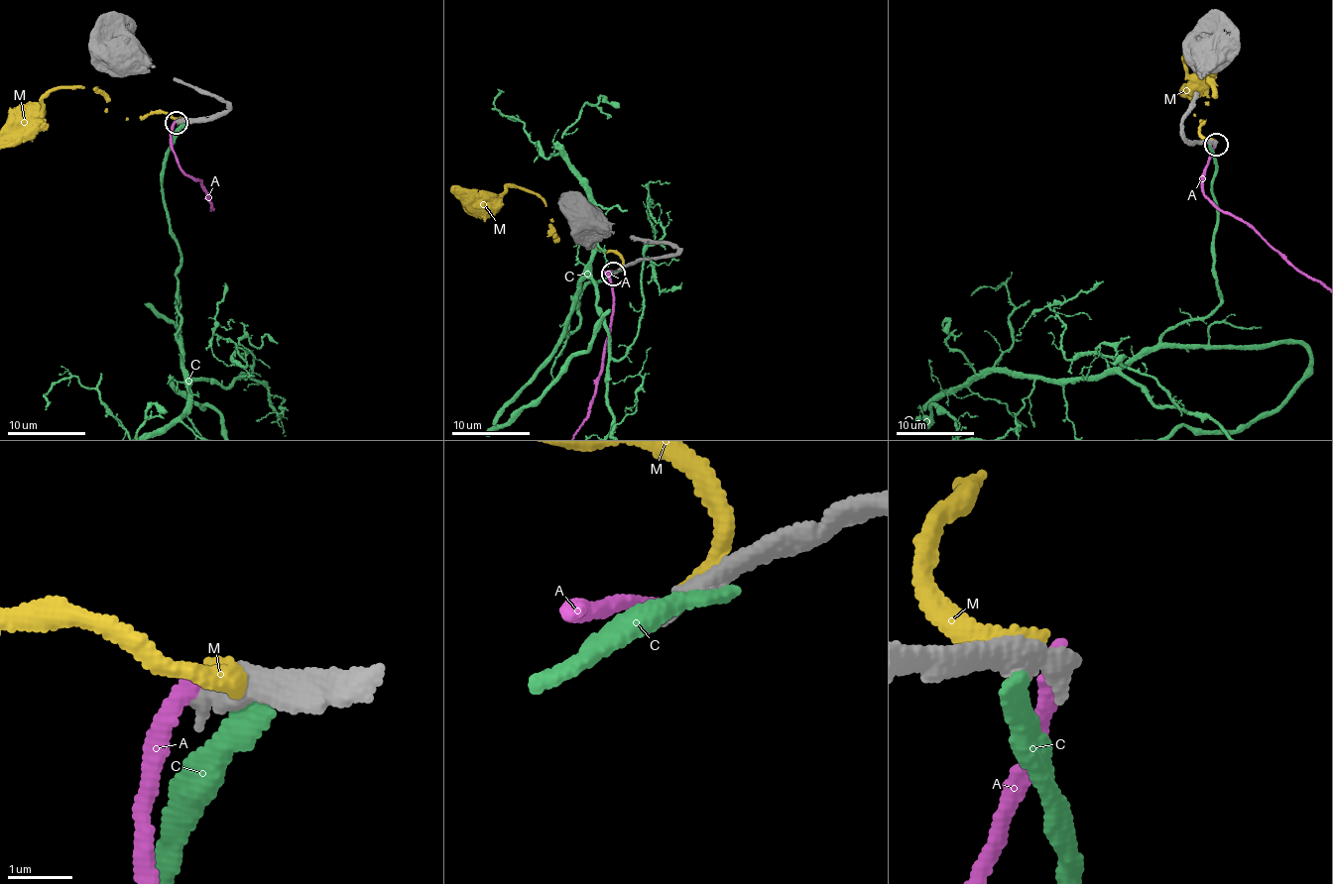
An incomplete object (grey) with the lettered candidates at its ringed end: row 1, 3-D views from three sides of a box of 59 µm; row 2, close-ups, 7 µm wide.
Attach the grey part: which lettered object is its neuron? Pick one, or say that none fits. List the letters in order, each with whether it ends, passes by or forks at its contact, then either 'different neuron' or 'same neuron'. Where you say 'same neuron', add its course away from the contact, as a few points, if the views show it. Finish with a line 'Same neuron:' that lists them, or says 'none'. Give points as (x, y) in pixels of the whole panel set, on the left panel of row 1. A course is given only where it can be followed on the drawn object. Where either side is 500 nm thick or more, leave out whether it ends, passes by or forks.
A: it ends there; different neuron
C: different neuron
M: it ends there; different neuron
Same neuron: none

